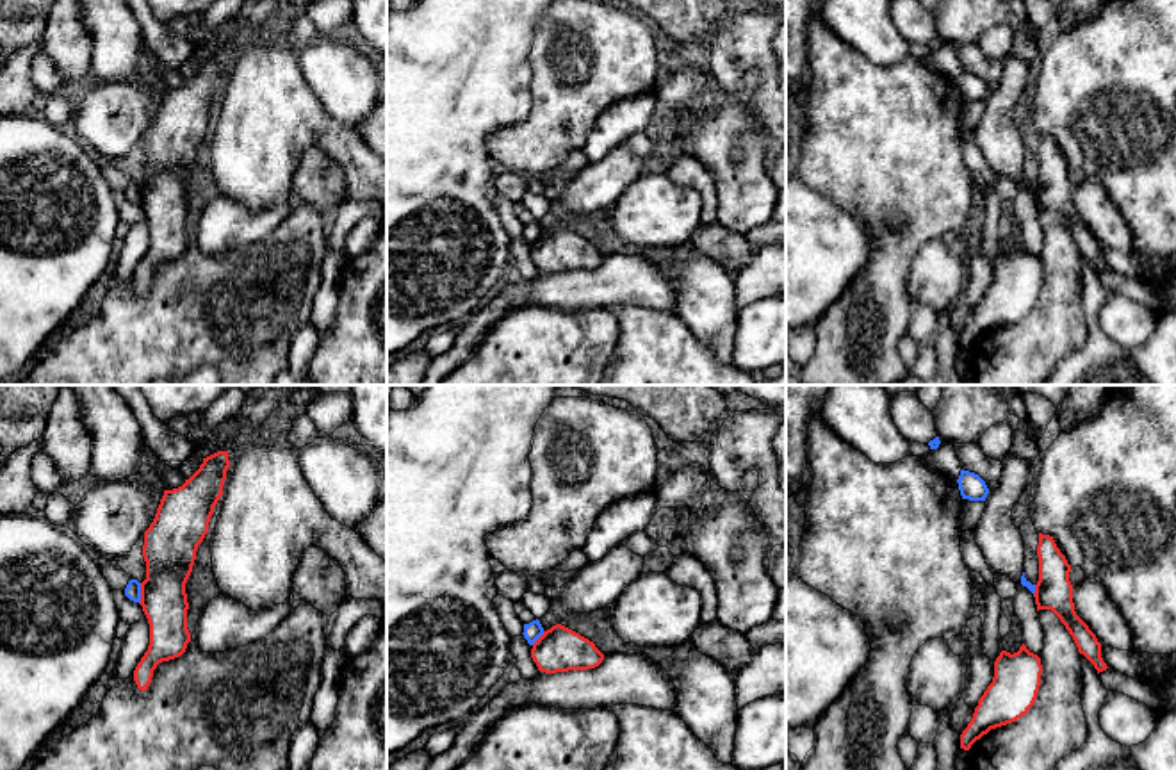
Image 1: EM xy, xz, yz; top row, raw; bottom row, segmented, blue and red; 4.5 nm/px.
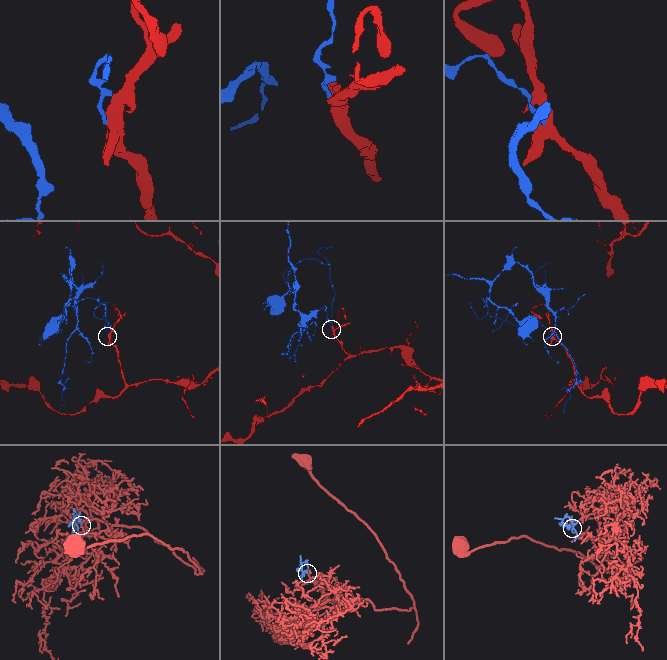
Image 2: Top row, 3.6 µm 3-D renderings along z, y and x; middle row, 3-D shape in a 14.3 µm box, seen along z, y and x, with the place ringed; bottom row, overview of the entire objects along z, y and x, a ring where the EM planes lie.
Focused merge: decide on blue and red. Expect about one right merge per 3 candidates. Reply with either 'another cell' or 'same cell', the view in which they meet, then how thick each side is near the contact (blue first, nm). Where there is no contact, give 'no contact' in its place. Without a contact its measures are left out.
another cell; meets blue in xy; 70 nm thick on the blue side, 240 nm on the other

